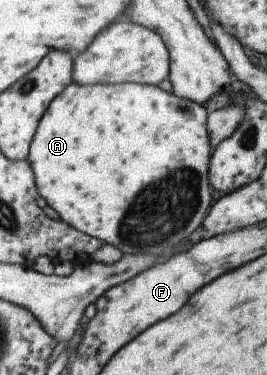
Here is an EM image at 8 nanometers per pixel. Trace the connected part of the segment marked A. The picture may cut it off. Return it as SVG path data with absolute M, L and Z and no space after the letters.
M114 83L106 84L106 86L100 86L100 84L76 86L76 84L70 84L42 112L29 146L26 159L30 163L36 190L44 198L44 202L58 214L60 221L66 222L78 232L111 244L114 248L118 248L122 255L165 254L172 246L180 244L180 240L187 240L188 234L201 226L210 206L210 200L212 200L210 183L207 179L210 158L209 138L206 130L207 113L208 111L203 106L184 101L183 98L178 98L171 92L165 92L156 85Z

